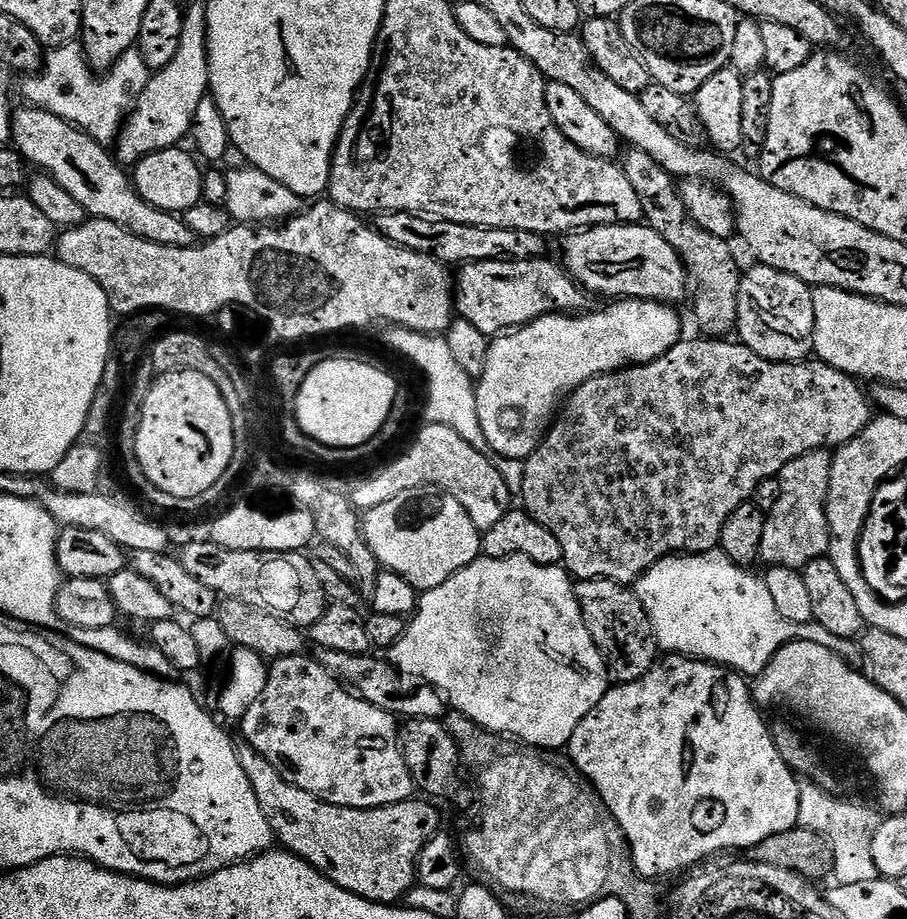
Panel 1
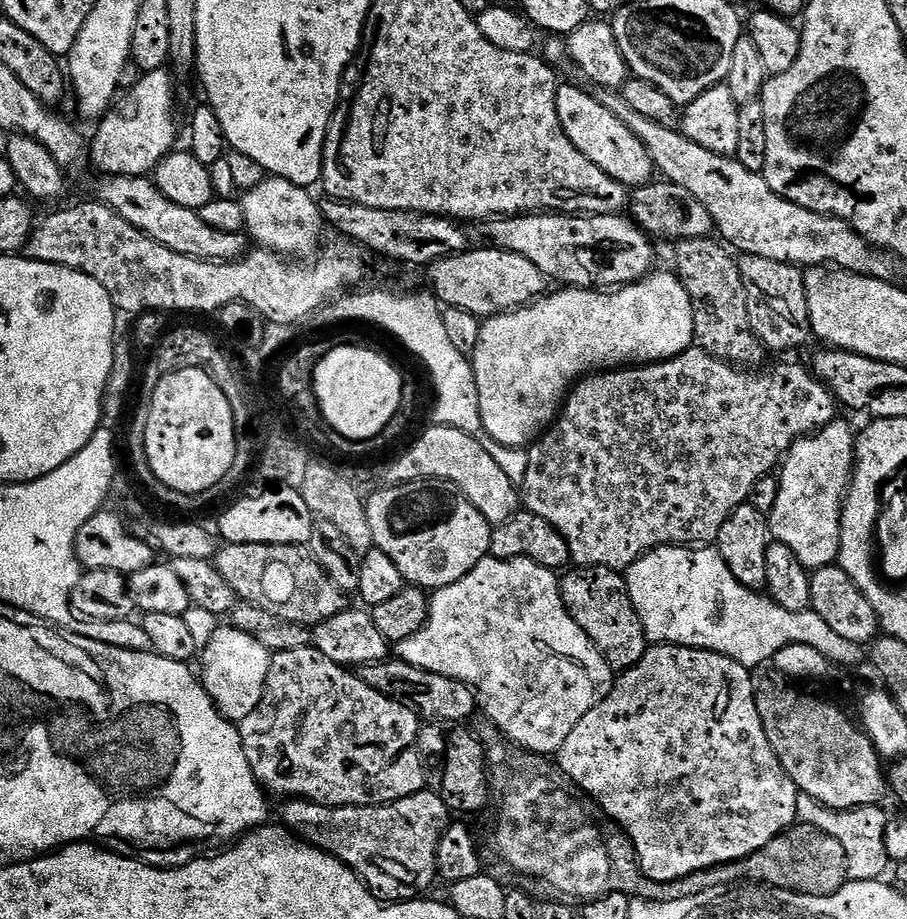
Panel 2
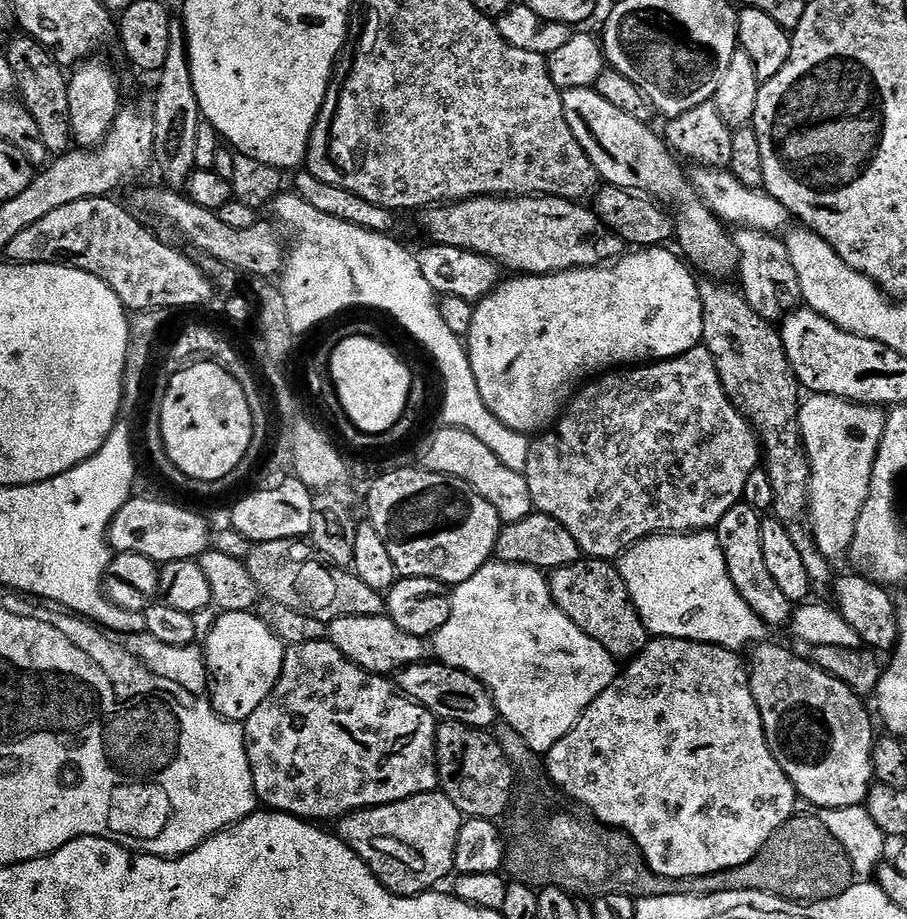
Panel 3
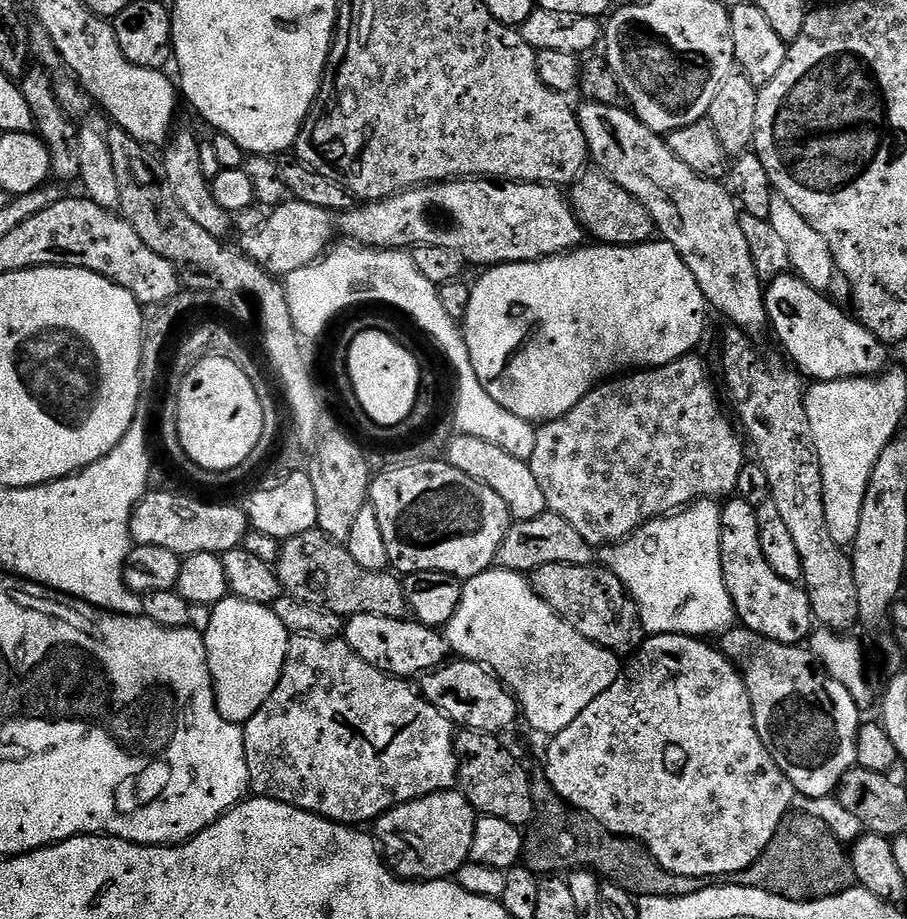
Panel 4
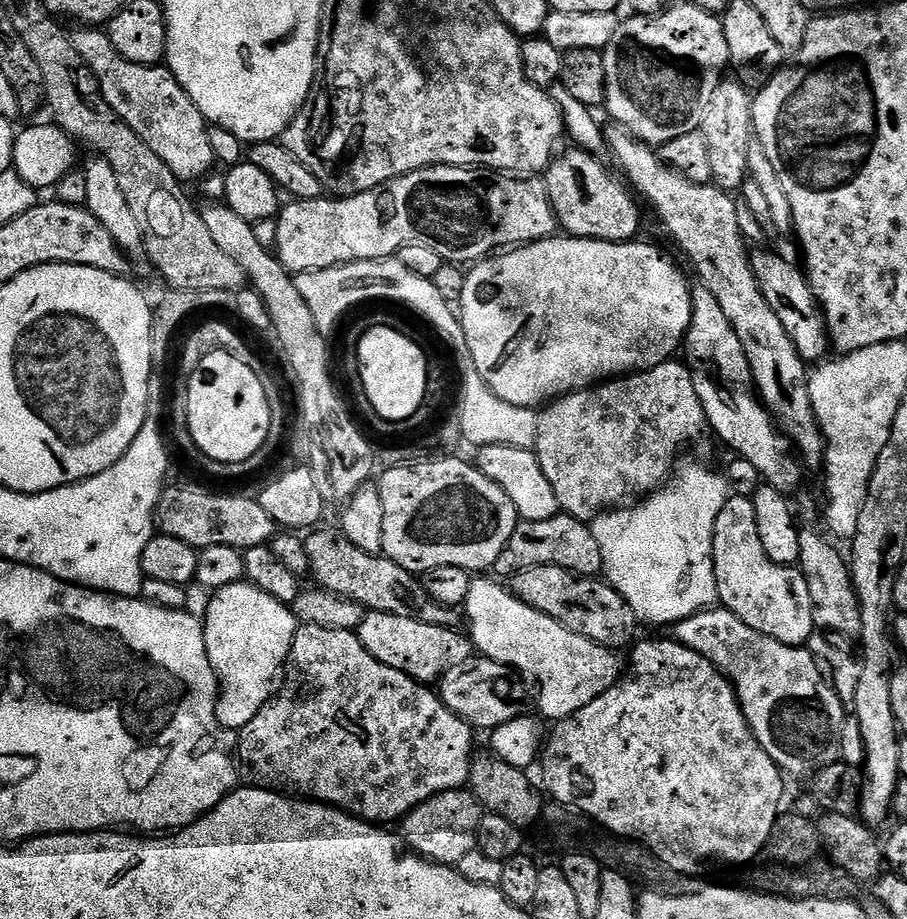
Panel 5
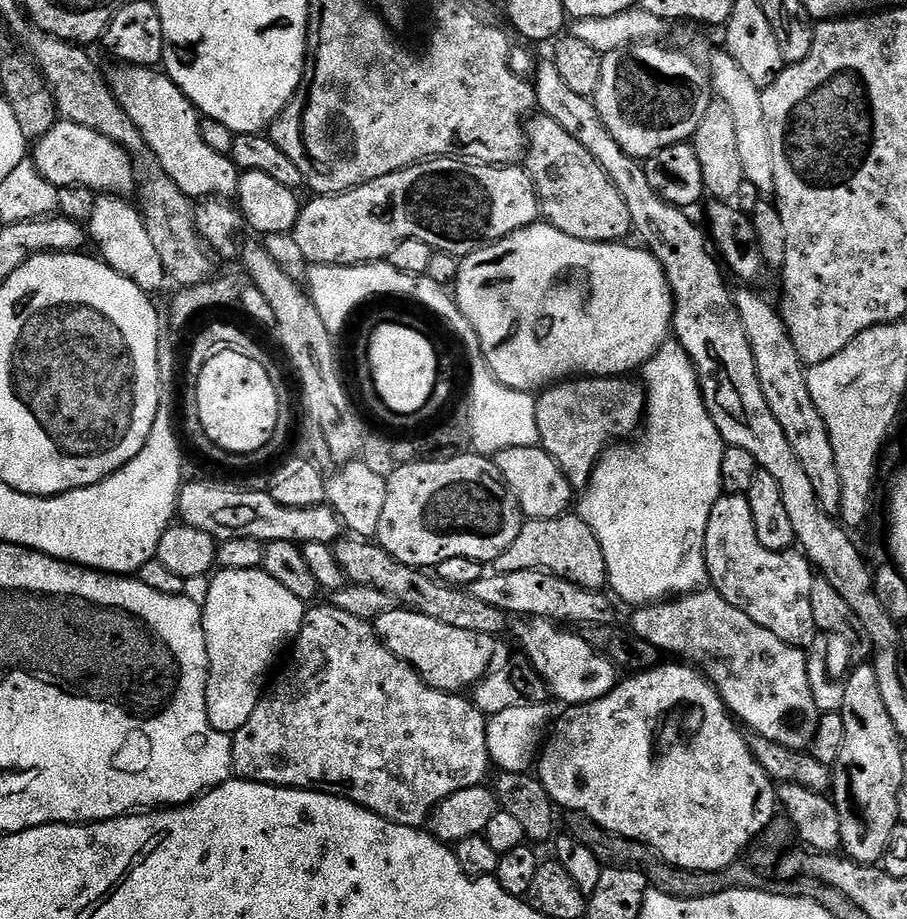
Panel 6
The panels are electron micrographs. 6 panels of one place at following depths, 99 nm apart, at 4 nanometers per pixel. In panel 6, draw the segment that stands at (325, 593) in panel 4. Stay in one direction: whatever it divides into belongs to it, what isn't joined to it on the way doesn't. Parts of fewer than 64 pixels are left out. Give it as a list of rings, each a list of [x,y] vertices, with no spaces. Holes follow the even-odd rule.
[[[341,538],[336,541],[334,551],[336,564],[344,571],[345,581],[374,586],[393,596],[403,607],[426,614],[430,618],[438,618],[438,622],[446,622],[446,626],[458,626],[458,630],[474,630],[474,634],[494,637],[501,635],[500,631],[503,630],[506,620],[505,612],[489,606],[487,602],[478,602],[478,598],[474,598],[470,590],[453,588],[452,585],[433,578],[427,571],[400,564],[379,543],[369,542],[364,538]]]

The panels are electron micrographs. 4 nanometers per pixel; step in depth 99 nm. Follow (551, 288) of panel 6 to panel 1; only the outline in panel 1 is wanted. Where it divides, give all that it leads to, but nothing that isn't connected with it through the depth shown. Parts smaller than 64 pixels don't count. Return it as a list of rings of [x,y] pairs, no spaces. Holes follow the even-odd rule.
[[[627,298],[609,304],[612,305],[601,312],[543,316],[522,328],[499,335],[489,343],[484,373],[478,377],[476,384],[476,405],[478,422],[482,422],[482,434],[486,434],[486,442],[490,442],[496,456],[527,460],[544,440],[562,405],[578,386],[605,372],[618,372],[621,368],[649,364],[680,343],[680,316],[675,307],[658,304],[655,300]]]

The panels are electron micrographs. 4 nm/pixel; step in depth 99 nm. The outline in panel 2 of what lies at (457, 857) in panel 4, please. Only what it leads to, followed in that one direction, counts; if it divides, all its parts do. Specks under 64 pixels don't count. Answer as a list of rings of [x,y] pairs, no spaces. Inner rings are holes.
[[[425,790],[410,798],[365,808],[328,808],[309,800],[288,798],[278,817],[294,836],[315,844],[329,856],[338,858],[363,880],[364,885],[384,902],[417,899],[432,883],[437,883],[436,863],[442,834],[450,823],[450,810],[439,791]]]

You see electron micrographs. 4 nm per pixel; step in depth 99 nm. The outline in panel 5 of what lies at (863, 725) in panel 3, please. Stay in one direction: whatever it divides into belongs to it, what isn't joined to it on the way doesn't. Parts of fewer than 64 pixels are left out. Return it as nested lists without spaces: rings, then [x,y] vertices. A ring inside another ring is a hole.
[[[723,606],[705,608],[690,618],[680,620],[674,626],[674,639],[682,646],[702,654],[702,658],[706,658],[727,676],[736,689],[736,701],[740,703],[754,738],[763,746],[766,754],[770,754],[781,773],[789,777],[807,777],[840,760],[840,745],[833,741],[839,737],[840,727],[844,725],[846,706],[838,698],[835,688],[826,679],[821,665],[807,647],[786,646],[766,634],[758,634],[758,630],[750,630],[750,626],[746,626],[738,614]]]

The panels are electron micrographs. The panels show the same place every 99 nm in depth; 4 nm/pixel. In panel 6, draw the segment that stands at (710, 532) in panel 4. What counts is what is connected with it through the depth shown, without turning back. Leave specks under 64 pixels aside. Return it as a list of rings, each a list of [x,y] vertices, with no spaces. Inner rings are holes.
[[[679,342],[663,344],[654,354],[654,358],[650,358],[650,362],[644,364],[642,375],[644,375],[642,384],[646,389],[646,423],[642,428],[644,437],[637,444],[620,442],[609,448],[596,464],[596,469],[592,472],[591,479],[588,480],[587,488],[583,489],[581,496],[584,497],[581,500],[579,497],[578,500],[580,519],[586,522],[586,526],[590,526],[590,530],[594,530],[594,538],[598,538],[598,542],[602,546],[602,554],[606,558],[606,570],[608,571],[607,587],[617,597],[620,595],[626,603],[632,604],[631,606],[647,606],[690,592],[698,592],[709,583],[706,558],[704,557],[706,522],[710,522],[710,510],[714,510],[714,502],[718,502],[718,498],[722,494],[722,454],[726,447],[718,426],[714,426],[714,418],[710,418],[708,413],[708,407],[704,401],[704,391],[700,388],[700,375],[696,373],[692,359],[688,357],[686,350]]]

